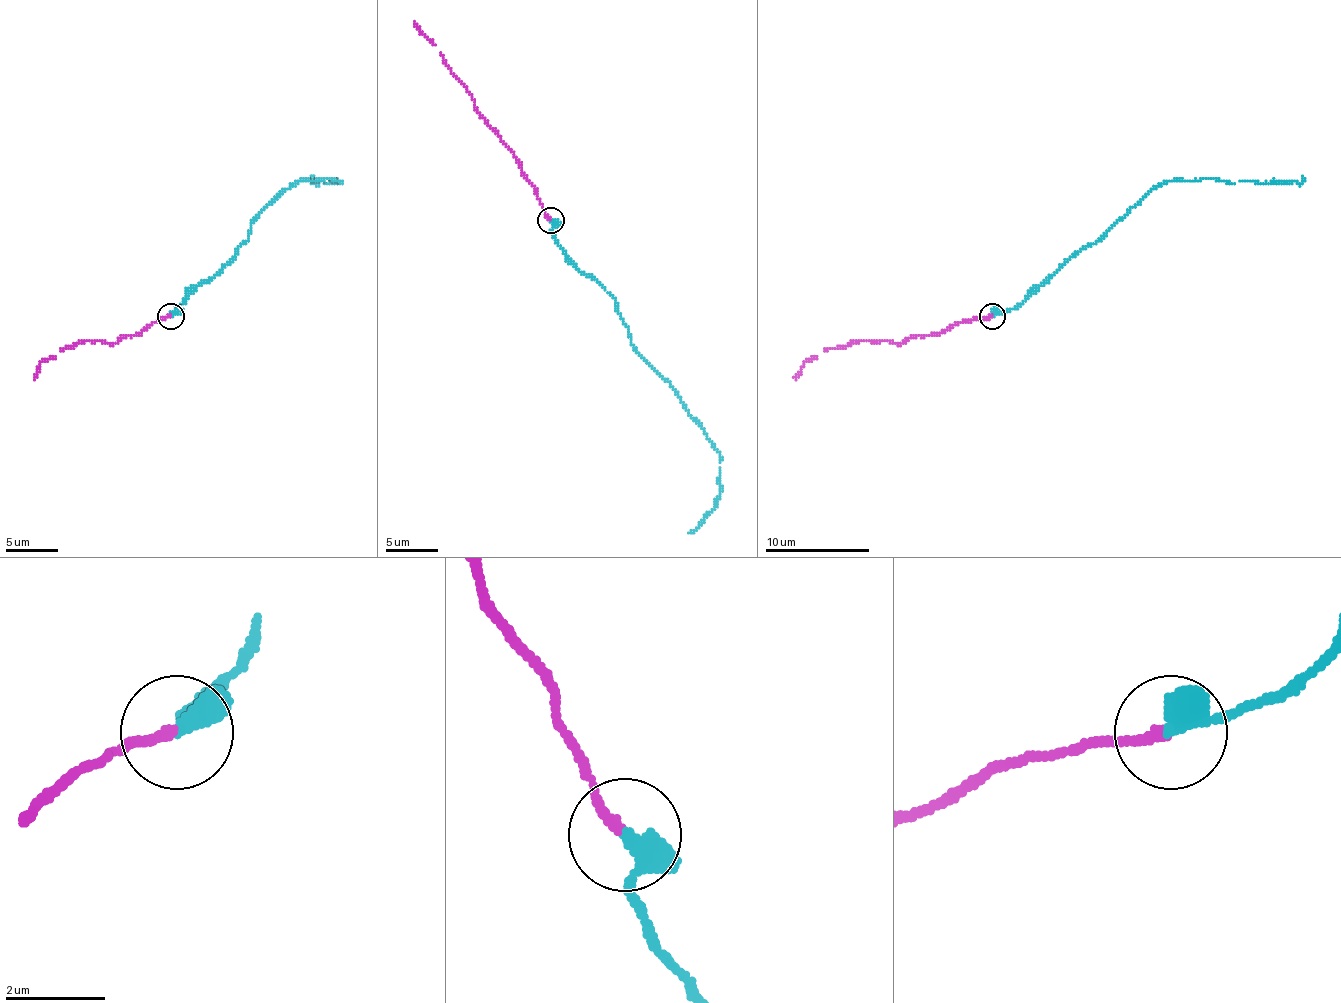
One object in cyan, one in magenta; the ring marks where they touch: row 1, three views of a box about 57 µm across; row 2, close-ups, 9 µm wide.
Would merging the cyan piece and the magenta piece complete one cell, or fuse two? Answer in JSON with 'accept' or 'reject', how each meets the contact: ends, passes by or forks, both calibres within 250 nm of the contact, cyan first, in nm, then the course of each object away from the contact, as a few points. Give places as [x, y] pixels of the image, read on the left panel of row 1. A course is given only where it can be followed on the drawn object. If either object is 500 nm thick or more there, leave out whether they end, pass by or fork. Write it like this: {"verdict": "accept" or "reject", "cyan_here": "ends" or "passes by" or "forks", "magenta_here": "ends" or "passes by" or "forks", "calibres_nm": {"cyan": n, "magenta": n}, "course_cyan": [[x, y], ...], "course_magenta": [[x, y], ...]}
{"verdict": "accept", "cyan_here": "passes by", "magenta_here": "ends", "calibres_nm": {"cyan": 320, "magenta": 190}, "course_cyan": [[170, 317], [235, 254], [248, 238], [251, 223], [290, 186], [332, 178], [340, 183], [316, 183], [311, 176]], "course_magenta": [[170, 317], [115, 343], [78, 340], [44, 358], [34, 379]]}

